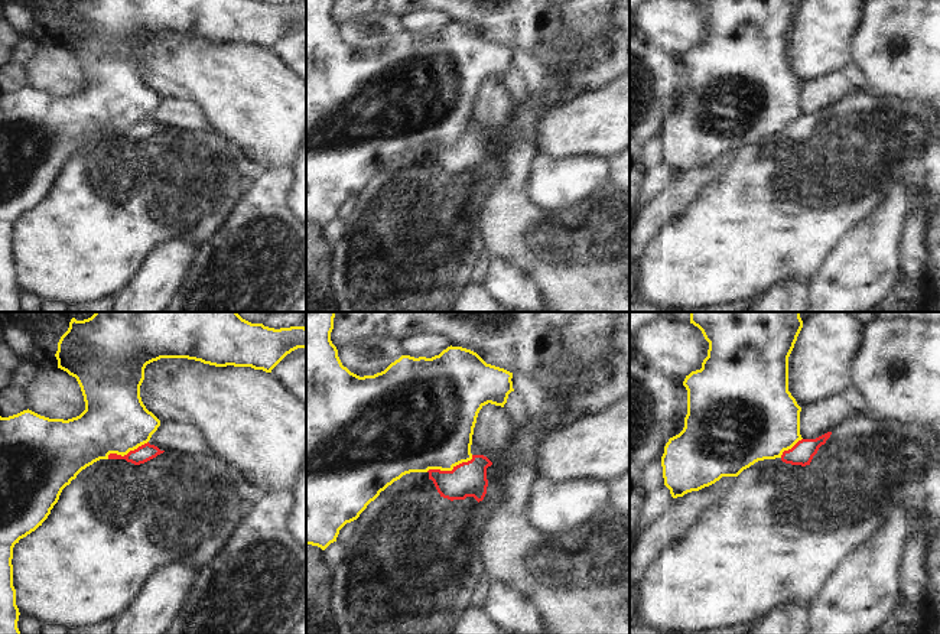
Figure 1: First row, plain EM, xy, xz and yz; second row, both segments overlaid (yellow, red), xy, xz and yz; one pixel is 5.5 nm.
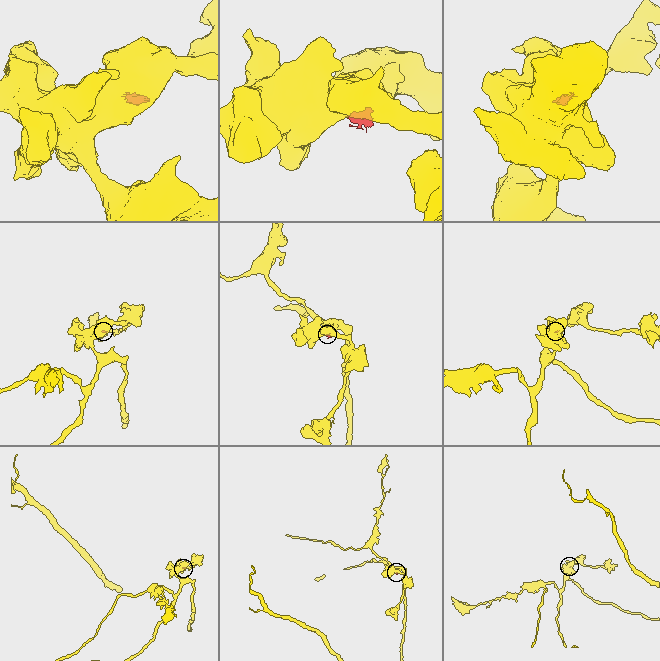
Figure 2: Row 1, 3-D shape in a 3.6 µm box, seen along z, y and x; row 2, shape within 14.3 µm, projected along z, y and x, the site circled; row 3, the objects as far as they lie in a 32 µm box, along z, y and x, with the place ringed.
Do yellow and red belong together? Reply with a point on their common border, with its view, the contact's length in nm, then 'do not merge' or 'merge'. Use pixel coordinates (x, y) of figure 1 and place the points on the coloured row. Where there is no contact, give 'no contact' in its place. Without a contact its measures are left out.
meets yellow in xz at (449, 470); contact 280 nm long; do not merge

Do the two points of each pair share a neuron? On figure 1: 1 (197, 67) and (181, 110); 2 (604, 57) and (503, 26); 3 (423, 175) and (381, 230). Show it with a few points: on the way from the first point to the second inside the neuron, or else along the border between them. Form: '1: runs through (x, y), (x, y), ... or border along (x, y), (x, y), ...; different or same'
1: border along (160, 97), (191, 100), (208, 124); different
2: runs through (579, 58), (558, 58), (527, 28); same
3: runs through (423, 188), (394, 217); same

